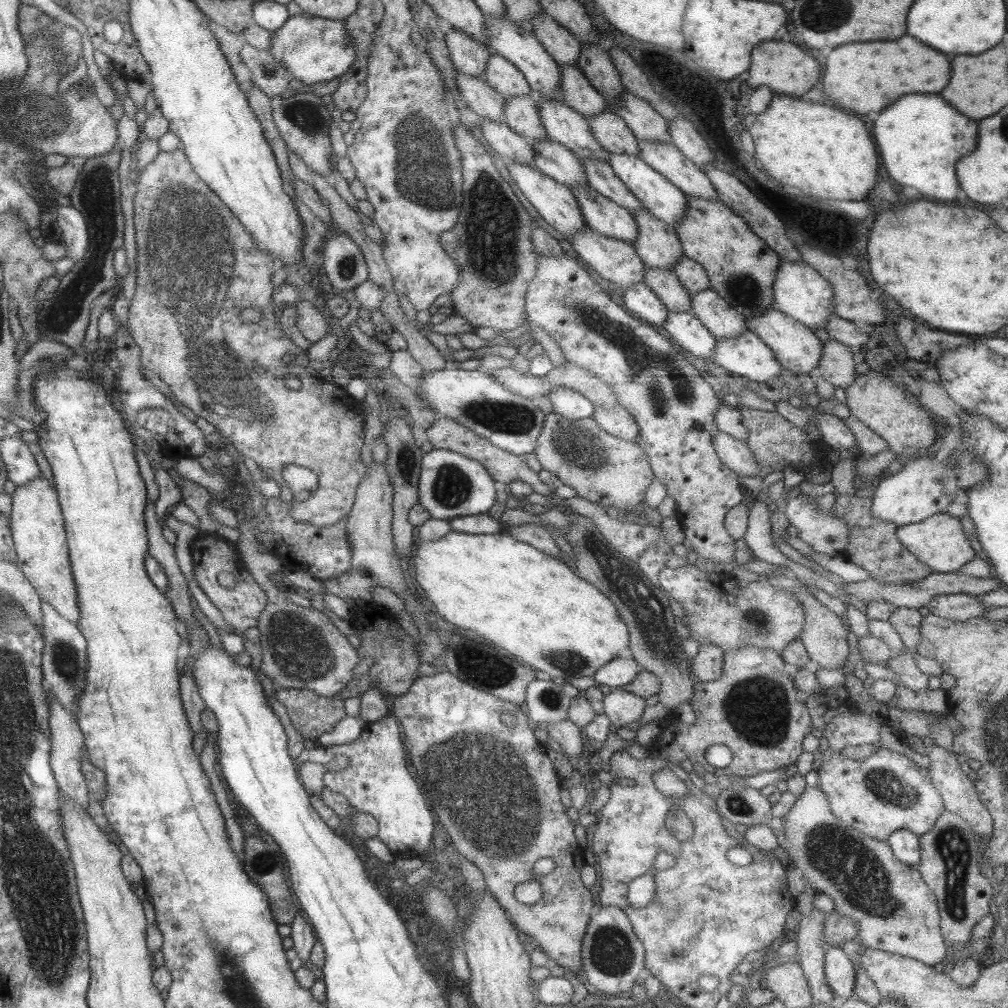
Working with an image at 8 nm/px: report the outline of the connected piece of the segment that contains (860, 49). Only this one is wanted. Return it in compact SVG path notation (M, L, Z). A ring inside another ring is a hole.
M905 34L891 42L875 40L865 44L837 46L825 58L821 84L825 94L831 96L835 102L839 102L843 108L849 108L857 114L867 114L883 110L901 94L913 94L913 92L937 94L941 92L941 88L945 88L949 76L951 76L951 64L945 54Z

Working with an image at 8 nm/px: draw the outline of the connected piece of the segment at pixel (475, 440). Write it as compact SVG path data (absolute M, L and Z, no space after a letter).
M445 417L435 419L426 428L426 436L427 440L432 444L432 448L444 448L462 454L465 458L476 460L485 467L485 470L494 481L508 485L511 481L520 480L530 484L532 490L537 494L543 494L543 496L549 494L550 488L543 484L542 479L538 477L538 473L529 469L522 456L511 454L493 446L486 438L477 436L477 434L467 430L454 420Z

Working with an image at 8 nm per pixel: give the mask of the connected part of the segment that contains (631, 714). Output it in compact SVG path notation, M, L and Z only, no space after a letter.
M610 690L603 695L603 712L616 727L634 726L645 708L645 701L632 692Z

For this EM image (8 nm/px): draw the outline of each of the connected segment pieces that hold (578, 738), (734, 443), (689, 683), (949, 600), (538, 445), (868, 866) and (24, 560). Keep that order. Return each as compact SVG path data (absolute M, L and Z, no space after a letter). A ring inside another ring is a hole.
M569 719L558 720L554 723L544 723L549 741L559 748L568 758L576 757L584 746L584 732Z
M717 431L717 434L712 436L711 444L718 459L733 472L745 476L757 475L759 466L753 458L753 453L743 441L734 439L730 434Z
M560 506L559 509L567 515L569 521L568 530L562 530L564 538L567 538L573 555L576 558L575 572L577 576L587 583L593 585L601 594L605 595L617 609L619 618L625 623L629 640L627 655L639 664L640 668L651 672L659 679L659 690L656 692L658 702L663 704L673 712L681 702L690 703L692 697L693 684L696 683L693 673L691 673L691 658L687 658L681 649L681 637L673 629L674 615L669 609L669 600L661 604L657 596L663 596L664 592L651 592L647 588L647 576L641 575L638 564L624 559L607 543L607 540L597 531L597 526L593 525L586 516L581 516L576 512L573 515L572 508ZM566 508L569 510L566 510Z
M965 593L939 594L939 596L935 596L935 598L933 598L930 602L927 602L926 607L928 612L935 616L957 621L964 621L968 618L982 616L986 610L989 610L989 608L981 605L981 601L979 601L979 599L975 596Z
M555 412L542 419L541 430L536 438L534 453L543 470L552 472L565 486L571 487L577 496L602 506L618 508L619 513L629 512L642 504L648 484L653 479L645 451L635 442L617 438L604 431L592 417L569 420Z
M806 786L793 807L781 818L785 840L782 846L788 853L791 866L801 870L806 886L810 886L808 892L826 894L833 901L832 912L854 920L856 940L860 946L913 958L930 966L941 962L948 948L940 933L936 898L919 871L915 866L897 860L886 841L875 840L853 827L847 827L831 813L827 801L827 795L819 787Z
M43 475L23 486L15 486L11 499L10 532L16 553L16 568L33 586L43 602L51 605L64 619L76 624L79 618L77 593L69 567L69 550L64 519L56 489Z

